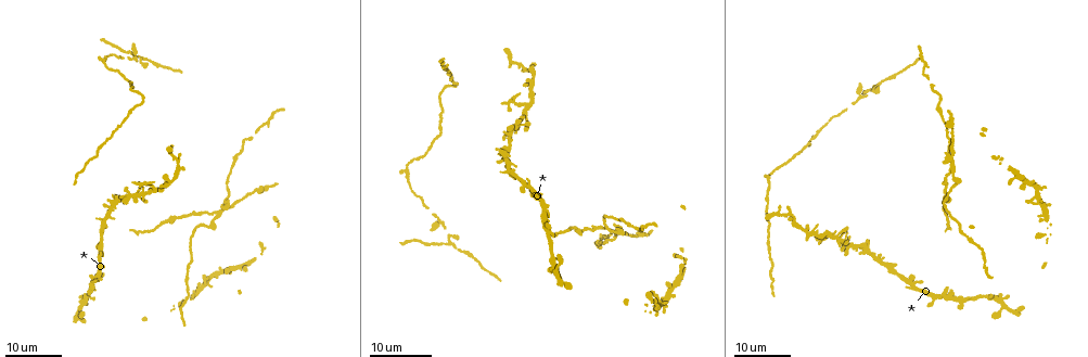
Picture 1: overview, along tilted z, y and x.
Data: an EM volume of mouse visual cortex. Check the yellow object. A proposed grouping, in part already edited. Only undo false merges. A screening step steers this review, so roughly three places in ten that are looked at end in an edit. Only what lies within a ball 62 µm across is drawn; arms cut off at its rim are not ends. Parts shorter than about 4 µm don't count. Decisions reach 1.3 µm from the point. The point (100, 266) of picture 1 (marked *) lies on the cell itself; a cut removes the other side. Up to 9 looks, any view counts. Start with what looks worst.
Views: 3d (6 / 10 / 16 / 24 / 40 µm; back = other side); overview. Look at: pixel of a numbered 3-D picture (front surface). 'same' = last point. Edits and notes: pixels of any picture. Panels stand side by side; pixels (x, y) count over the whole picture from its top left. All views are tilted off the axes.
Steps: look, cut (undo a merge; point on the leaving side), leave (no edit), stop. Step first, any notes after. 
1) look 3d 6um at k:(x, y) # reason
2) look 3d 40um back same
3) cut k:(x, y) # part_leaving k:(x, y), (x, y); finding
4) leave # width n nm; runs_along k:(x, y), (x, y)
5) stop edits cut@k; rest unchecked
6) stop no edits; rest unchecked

look 3d 24um at 1:(910, 284) # branch point

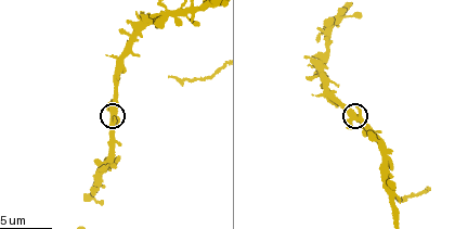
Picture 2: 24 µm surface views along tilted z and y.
look 3d 10um same

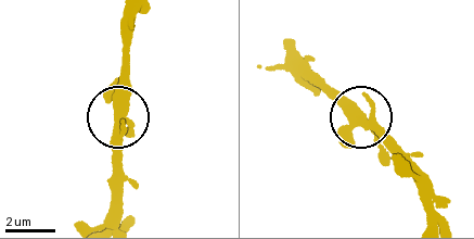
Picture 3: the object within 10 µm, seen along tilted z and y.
leave # width 320 nm; all the same cell

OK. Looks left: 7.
look 3d 16um at 1:(508, 67) # sudden change in width

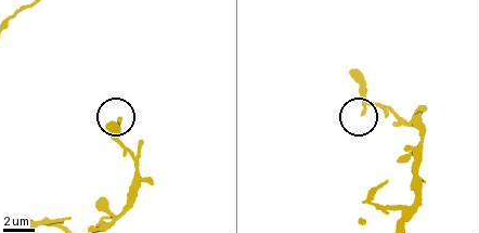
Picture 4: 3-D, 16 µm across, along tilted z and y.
look 3d 10um at 4:(363, 113)

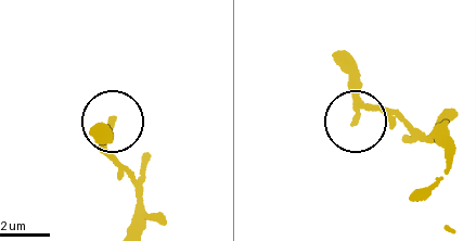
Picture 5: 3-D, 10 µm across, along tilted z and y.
leave # continuous, no second cell

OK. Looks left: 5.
look 3d 24um at 1:(141, 57) # three-way junction

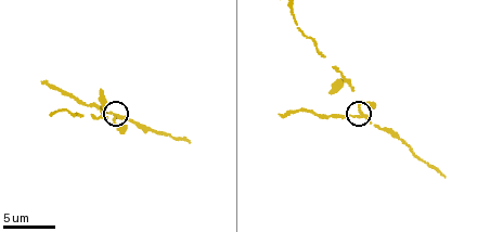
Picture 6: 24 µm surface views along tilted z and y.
look 3d 6um at 6:(357, 117)

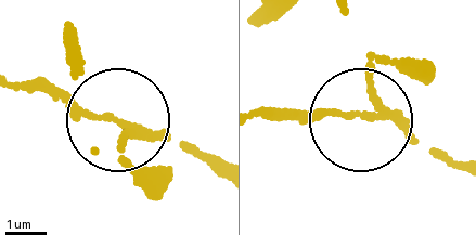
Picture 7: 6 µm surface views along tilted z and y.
look 3d 6um back at 7:(118, 121)

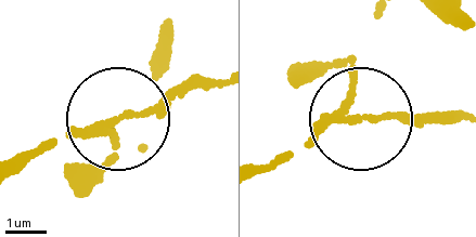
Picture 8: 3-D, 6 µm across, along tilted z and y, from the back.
cut 8:(163, 103) # width 140 nm; part_leaving 8:(111, 123), (219, 82); two cells meet here

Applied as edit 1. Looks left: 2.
stop edits cut@8; rest unchecked

